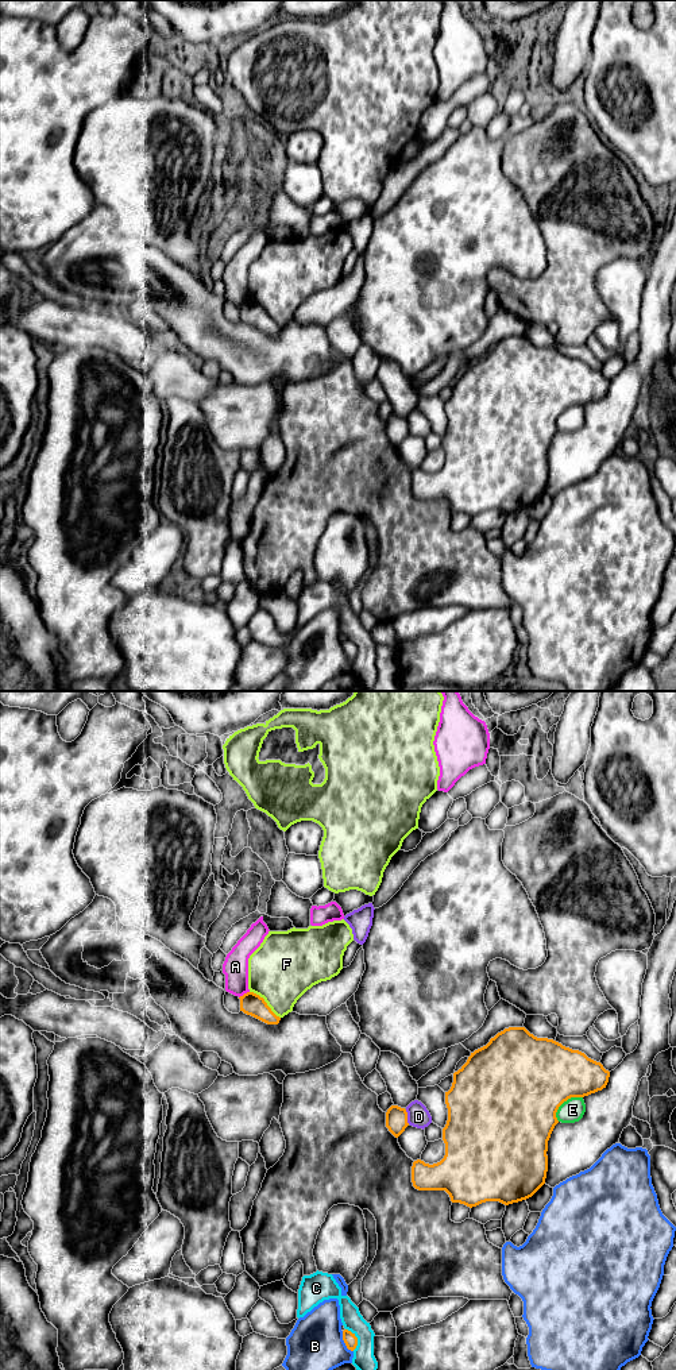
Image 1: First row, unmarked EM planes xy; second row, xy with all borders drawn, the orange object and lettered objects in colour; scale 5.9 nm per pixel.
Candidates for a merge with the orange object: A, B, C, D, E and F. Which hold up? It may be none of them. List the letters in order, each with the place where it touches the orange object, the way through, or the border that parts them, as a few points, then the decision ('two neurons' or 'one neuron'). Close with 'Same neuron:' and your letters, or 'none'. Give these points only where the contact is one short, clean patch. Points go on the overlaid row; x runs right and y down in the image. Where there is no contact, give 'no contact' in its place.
A: xy (244, 994) | along xy (248, 991), (239, 998) | two neurons
B: xy (344, 1342) | two neurons
C: xy (356, 1339) | two neurons
D: xy (406, 1116) | two neurons
E: xy (564, 1100) | two neurons
F: xy (265, 1002) | two neurons
Same neuron: none

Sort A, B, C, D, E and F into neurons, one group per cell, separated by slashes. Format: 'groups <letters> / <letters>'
groups A / B / C / D / E / F

